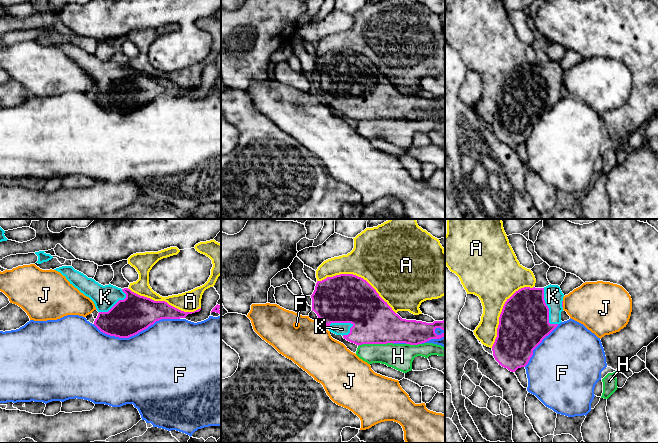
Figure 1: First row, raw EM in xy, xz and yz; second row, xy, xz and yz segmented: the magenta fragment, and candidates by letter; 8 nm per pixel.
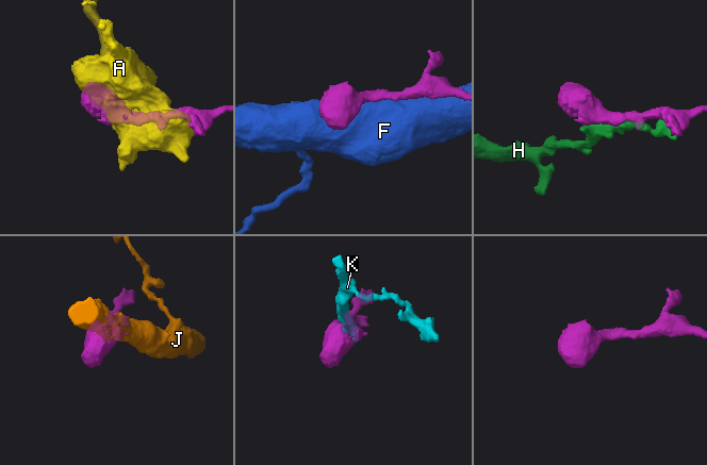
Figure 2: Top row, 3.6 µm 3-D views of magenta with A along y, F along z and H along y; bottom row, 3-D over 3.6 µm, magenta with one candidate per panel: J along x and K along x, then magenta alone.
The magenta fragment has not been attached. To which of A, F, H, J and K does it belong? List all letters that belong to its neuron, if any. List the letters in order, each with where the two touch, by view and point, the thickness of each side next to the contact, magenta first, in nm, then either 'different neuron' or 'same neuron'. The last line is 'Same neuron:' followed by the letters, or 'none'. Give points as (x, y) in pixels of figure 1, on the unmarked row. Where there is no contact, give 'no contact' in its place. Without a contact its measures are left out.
A: contact xz (357, 52); calibres 400 and 460 nm; different neuron
F: contact xy (136, 109); calibres 300 and 480 nm; different neuron
H: contact xz (375, 119); calibres 360 and 200 nm; different neuron
J: contact yz (562, 80); calibres 20 and 360 nm; different neuron
K: contact yz (548, 85); calibres 400 and 160 nm; same neuron
Same neuron: K

